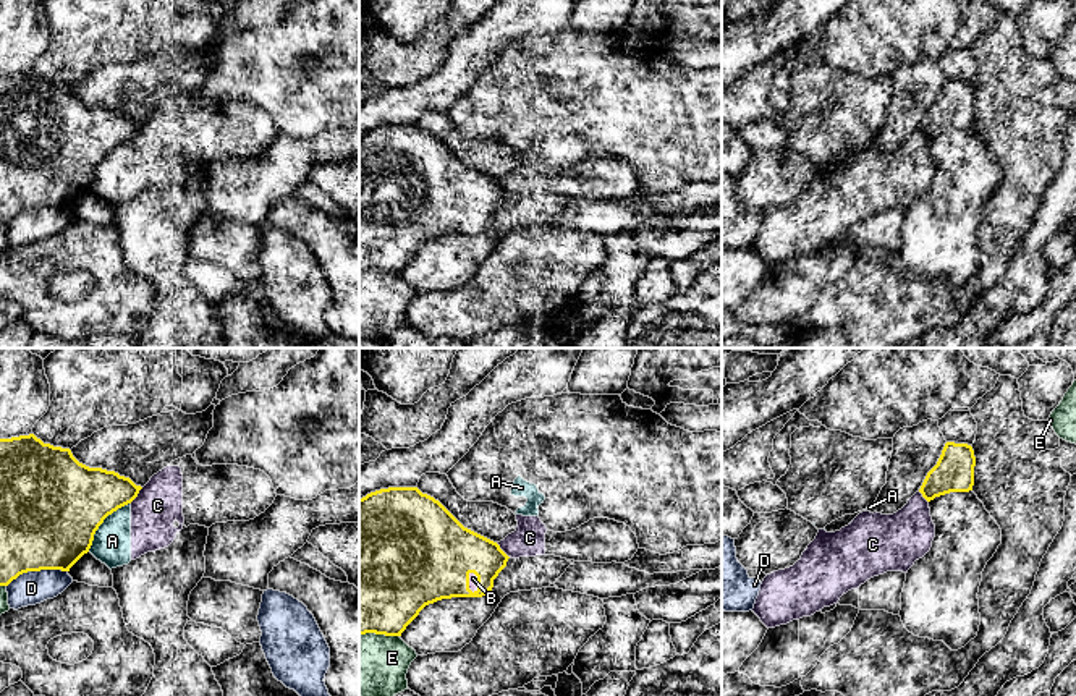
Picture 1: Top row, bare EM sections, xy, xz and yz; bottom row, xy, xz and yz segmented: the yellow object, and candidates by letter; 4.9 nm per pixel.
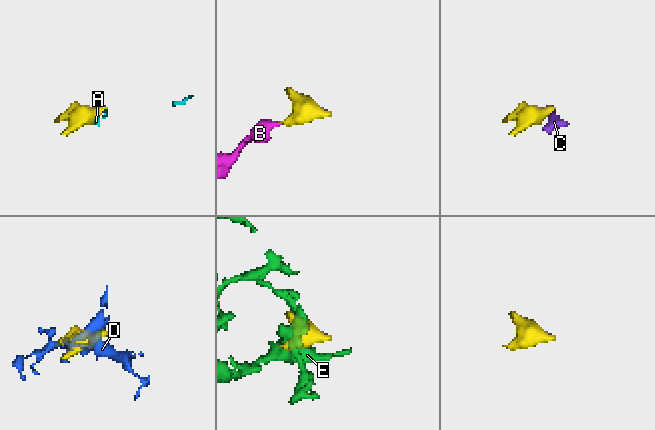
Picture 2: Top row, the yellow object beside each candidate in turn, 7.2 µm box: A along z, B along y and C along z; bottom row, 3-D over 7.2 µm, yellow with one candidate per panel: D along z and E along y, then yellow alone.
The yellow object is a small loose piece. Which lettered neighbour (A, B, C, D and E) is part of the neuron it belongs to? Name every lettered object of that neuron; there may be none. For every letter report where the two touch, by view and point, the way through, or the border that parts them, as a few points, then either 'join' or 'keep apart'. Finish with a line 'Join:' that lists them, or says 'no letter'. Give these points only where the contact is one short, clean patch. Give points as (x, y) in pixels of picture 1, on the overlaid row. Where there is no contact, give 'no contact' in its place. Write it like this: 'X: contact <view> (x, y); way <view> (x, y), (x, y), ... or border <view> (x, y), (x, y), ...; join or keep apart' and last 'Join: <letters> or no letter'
A: contact xy (102, 522); keep apart
B: contact xz (468, 583); join
C: contact xy (136, 496); keep apart
D: contact xy (36, 570); keep apart
E: contact xz (379, 633); keep apart
Join: B

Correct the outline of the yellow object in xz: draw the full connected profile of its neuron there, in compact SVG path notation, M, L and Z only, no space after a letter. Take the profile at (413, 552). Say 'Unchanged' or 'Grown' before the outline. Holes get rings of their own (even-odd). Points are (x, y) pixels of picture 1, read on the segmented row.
Grown. M388 487L367 494L359 499L359 634L401 636L429 604L485 596L508 558L497 542L464 528L438 500L417 487Z

